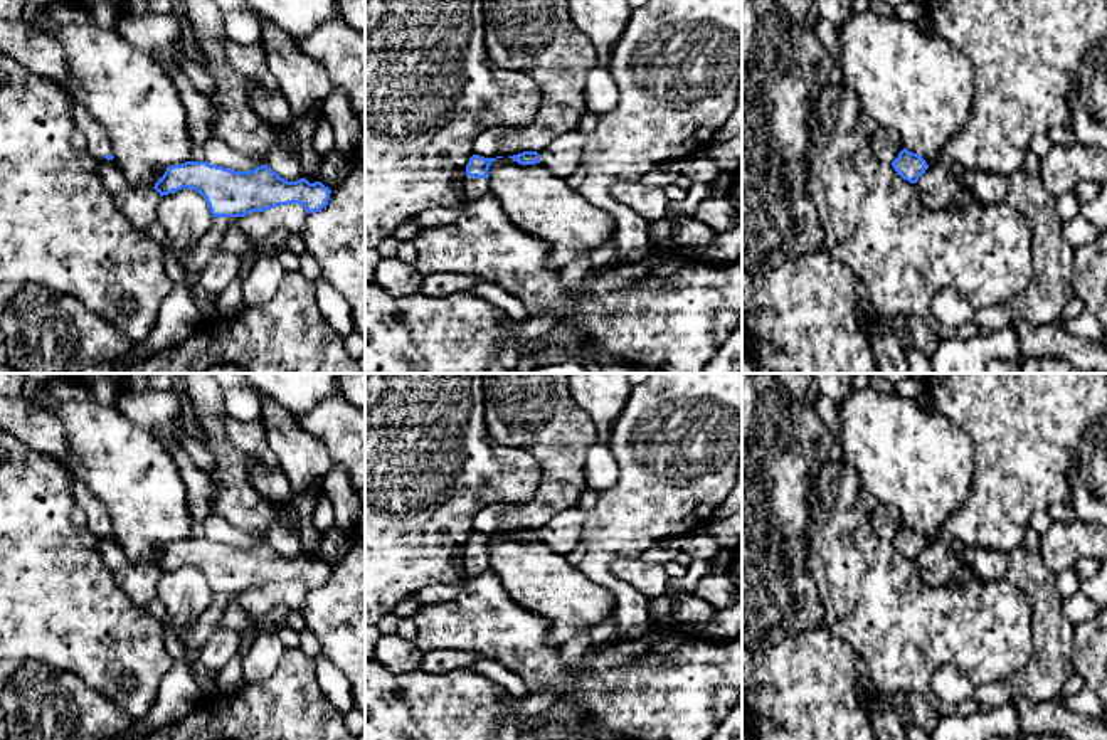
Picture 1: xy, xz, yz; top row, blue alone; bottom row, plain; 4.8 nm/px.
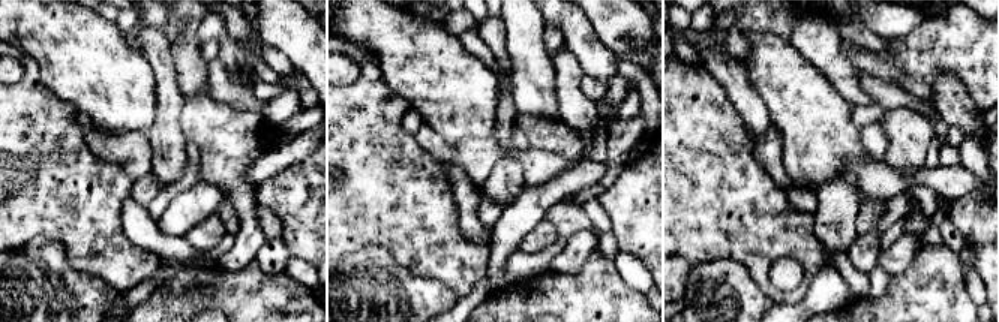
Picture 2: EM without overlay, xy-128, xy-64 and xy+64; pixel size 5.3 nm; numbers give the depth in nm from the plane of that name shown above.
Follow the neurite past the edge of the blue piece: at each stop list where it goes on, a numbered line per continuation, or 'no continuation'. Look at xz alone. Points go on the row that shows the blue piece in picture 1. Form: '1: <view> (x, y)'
1: xz (475, 187)

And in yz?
no continuation

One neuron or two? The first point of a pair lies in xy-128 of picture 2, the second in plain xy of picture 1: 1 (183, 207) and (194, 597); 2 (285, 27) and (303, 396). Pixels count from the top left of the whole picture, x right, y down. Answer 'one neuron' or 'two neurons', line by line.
1: two neurons
2: one neuron

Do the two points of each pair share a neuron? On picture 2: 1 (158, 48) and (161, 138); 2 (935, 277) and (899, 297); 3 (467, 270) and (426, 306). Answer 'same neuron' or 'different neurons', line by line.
1: same neuron
2: same neuron
3: different neurons

